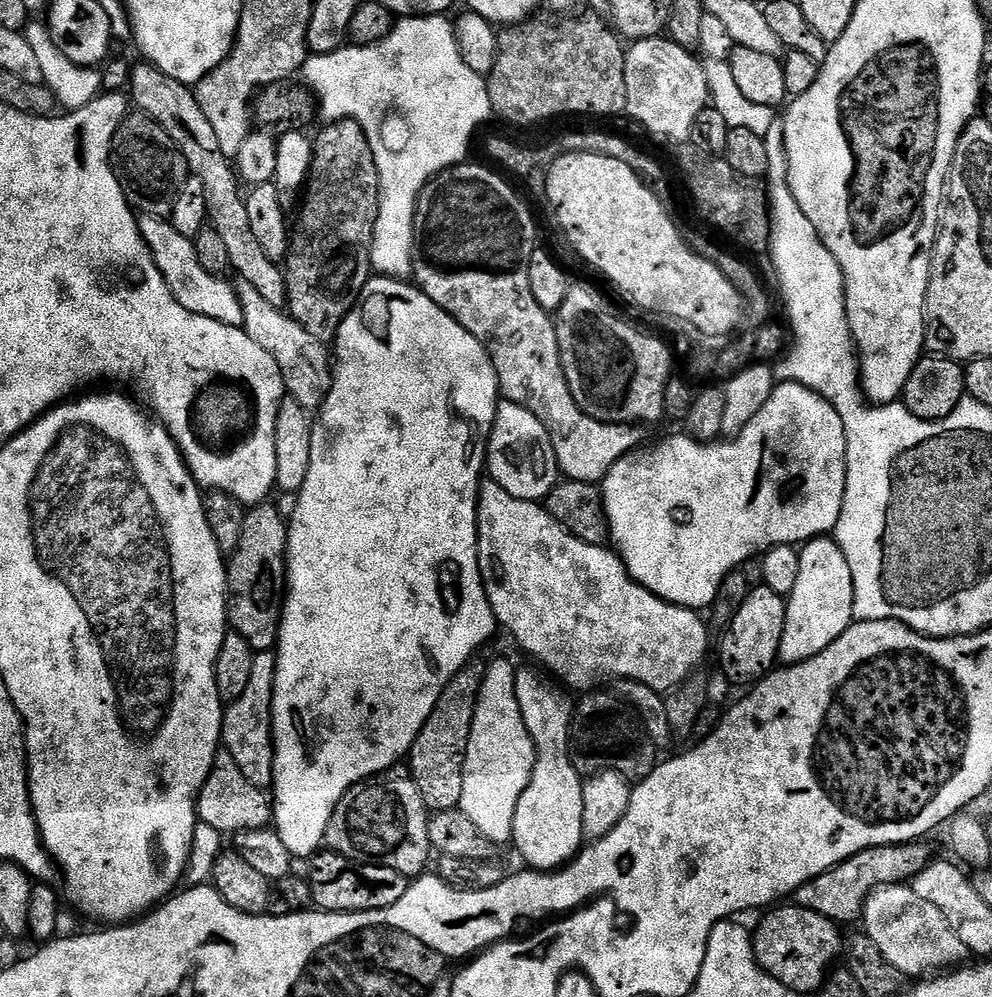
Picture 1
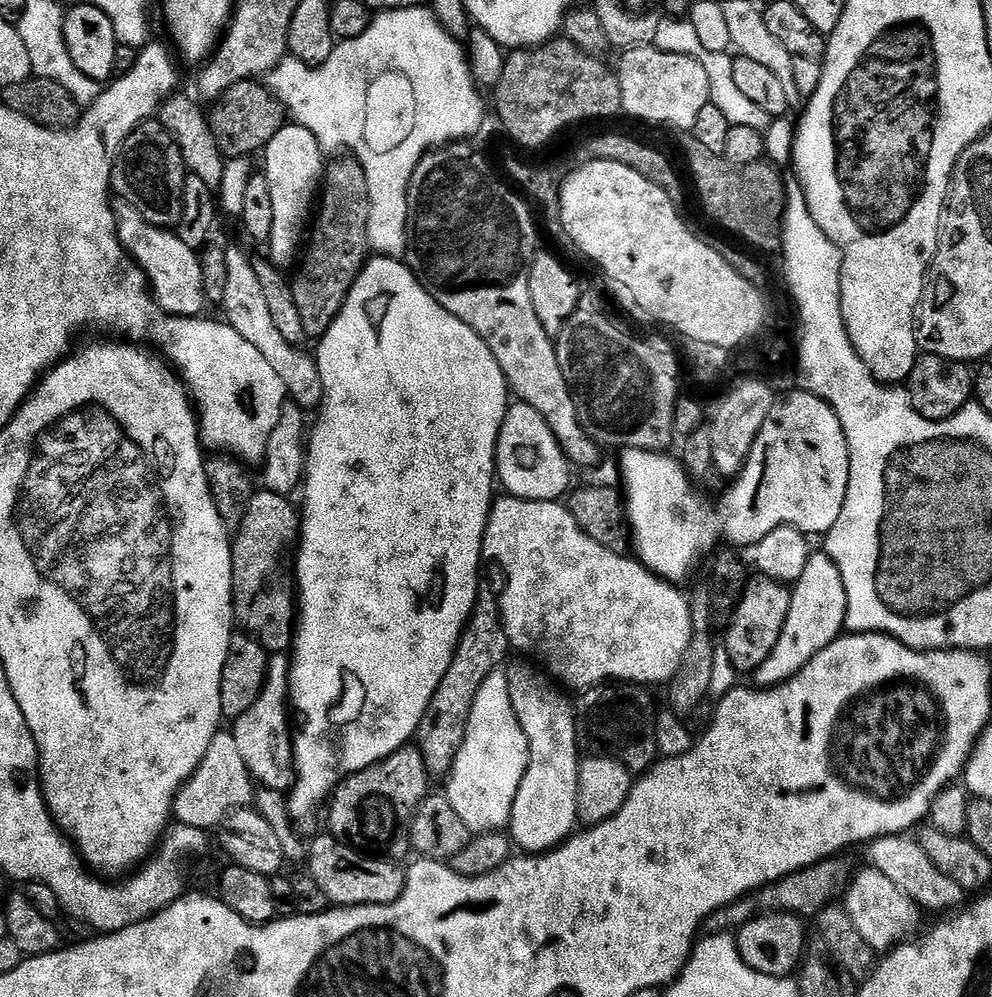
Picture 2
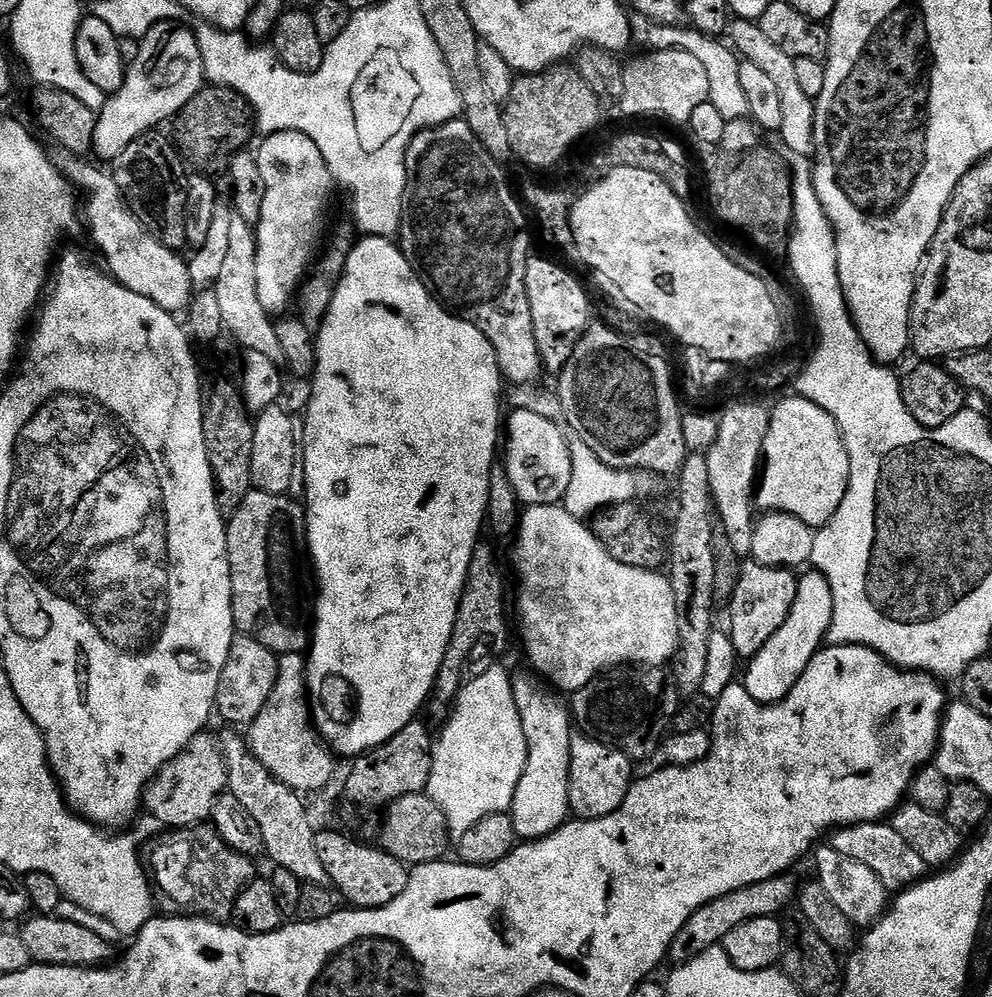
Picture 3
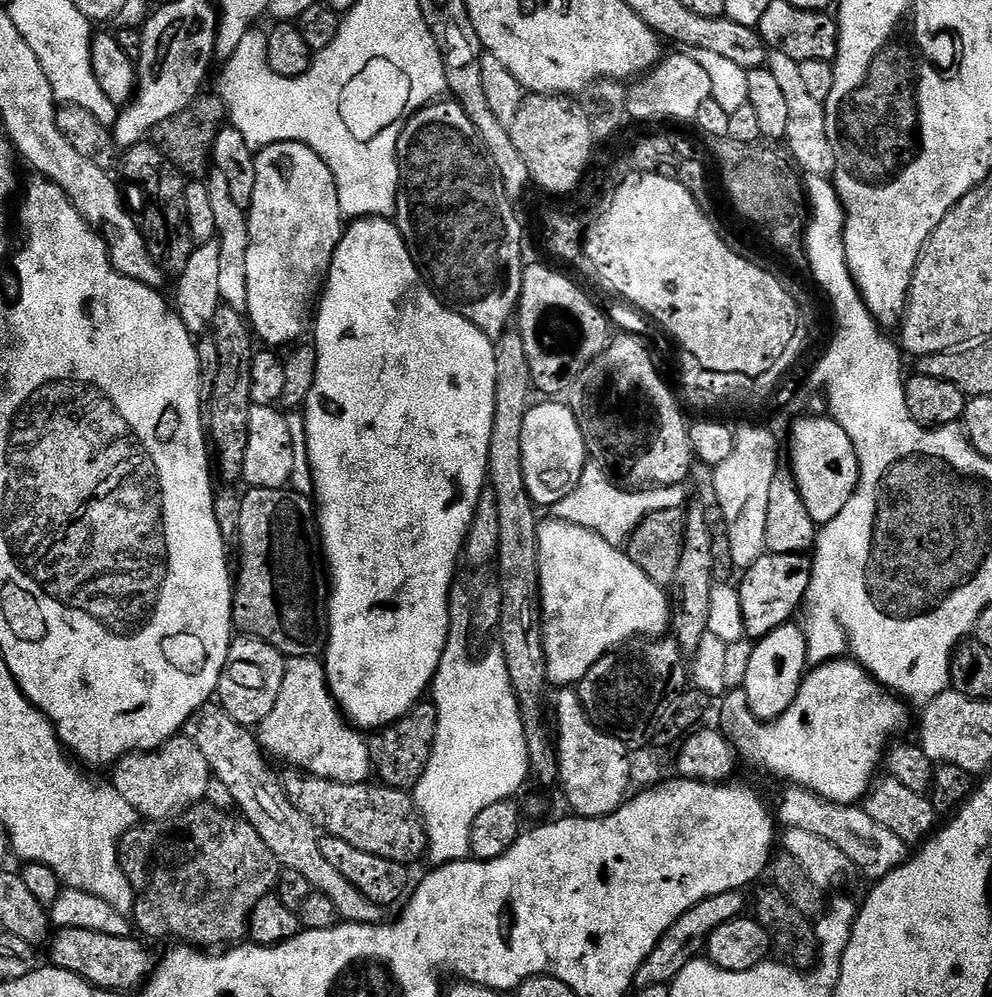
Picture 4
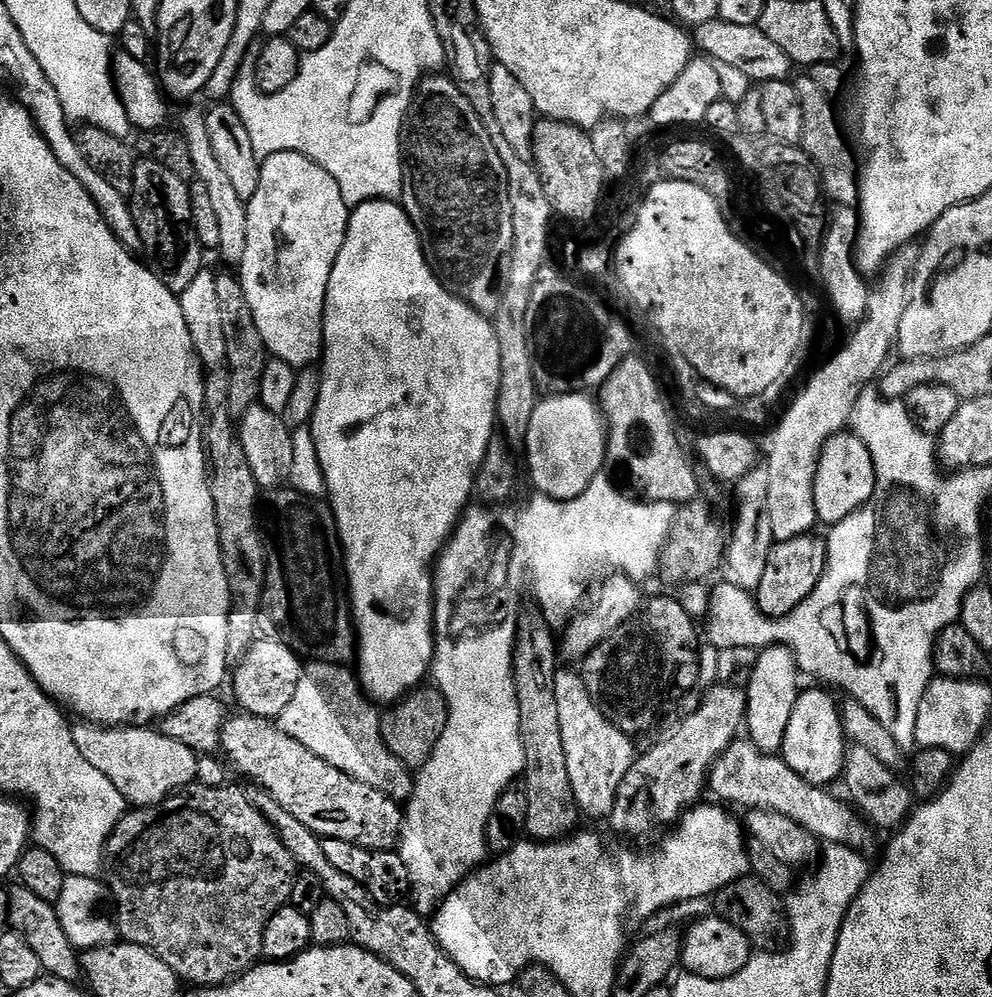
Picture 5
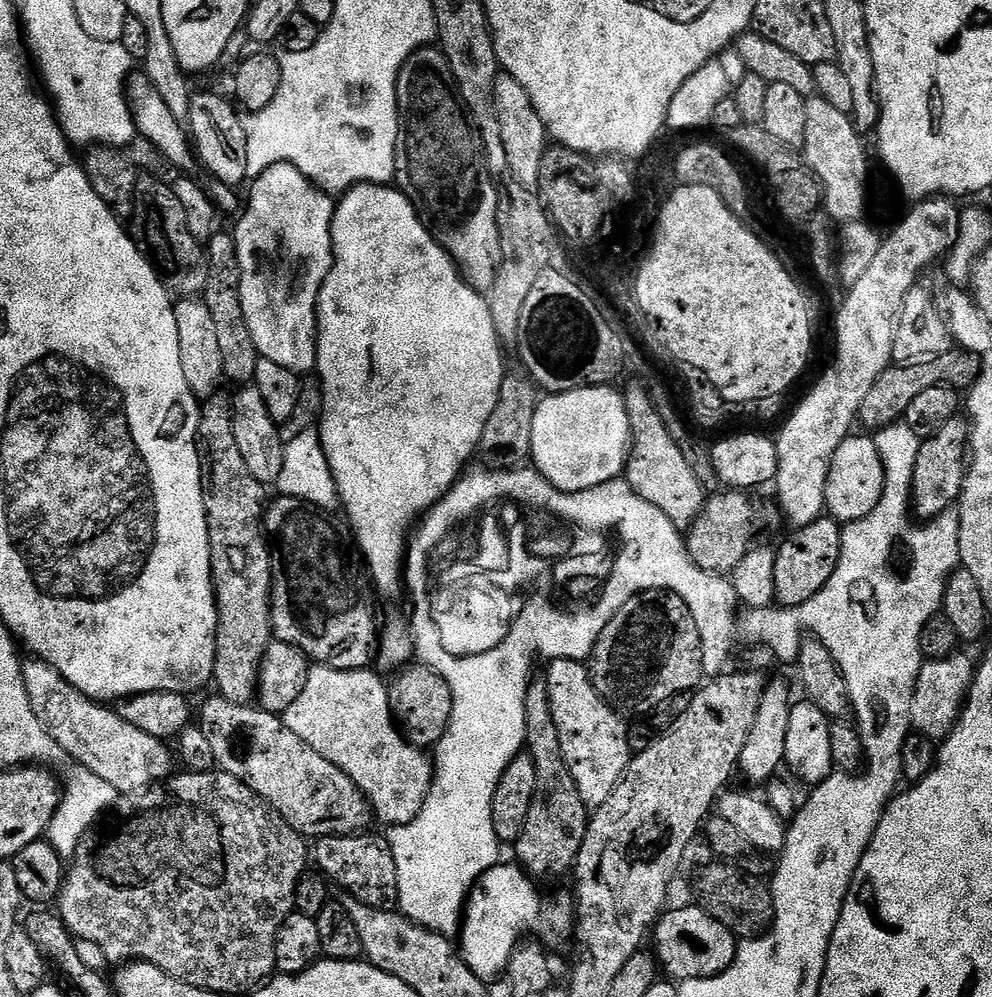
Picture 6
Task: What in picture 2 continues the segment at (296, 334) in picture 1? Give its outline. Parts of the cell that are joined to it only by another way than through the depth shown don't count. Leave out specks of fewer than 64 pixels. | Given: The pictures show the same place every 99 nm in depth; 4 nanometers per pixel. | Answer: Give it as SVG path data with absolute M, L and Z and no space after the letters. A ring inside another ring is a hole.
M229 247L226 251L226 294L222 311L223 319L250 346L255 346L262 353L262 358L274 366L274 371L278 373L278 378L282 378L284 391L289 397L292 396L301 404L299 407L315 409L319 405L321 397L324 396L324 387L318 374L318 366L311 355L308 356L303 351L303 347L286 342L282 334L274 327L274 321L270 319L270 309L266 307L266 298L262 294L262 284L258 282L256 267L253 259L248 258L247 254L240 248Z

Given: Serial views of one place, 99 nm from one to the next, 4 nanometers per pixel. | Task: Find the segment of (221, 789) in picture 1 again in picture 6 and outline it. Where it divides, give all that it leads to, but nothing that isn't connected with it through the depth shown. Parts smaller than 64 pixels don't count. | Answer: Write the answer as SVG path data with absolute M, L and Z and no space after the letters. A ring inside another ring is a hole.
M28 658L23 661L22 667L22 682L26 686L26 694L30 700L30 706L34 710L34 714L38 714L38 722L42 722L44 729L50 734L50 738L54 738L54 742L58 742L58 746L62 746L62 750L67 754L69 761L80 764L86 770L90 770L94 774L98 774L98 778L102 778L105 782L110 782L110 786L114 786L114 790L117 794L139 794L153 786L159 785L161 782L167 781L169 777L173 775L174 769L172 769L172 758L174 762L174 756L168 753L169 745L165 741L158 738L150 738L150 734L142 734L142 730L135 729L134 726L130 726L130 722L126 722L119 716L117 711L110 709L111 707L105 706L103 703L90 699L86 694L79 692L74 686L70 686L70 682L66 682L66 678L62 678L62 674L58 674L58 670L54 670L46 661L38 660L35 658Z

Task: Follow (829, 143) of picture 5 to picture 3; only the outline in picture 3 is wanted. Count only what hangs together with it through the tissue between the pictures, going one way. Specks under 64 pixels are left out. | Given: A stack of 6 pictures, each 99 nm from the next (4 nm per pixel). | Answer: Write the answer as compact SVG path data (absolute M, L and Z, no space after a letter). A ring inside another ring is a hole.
M733 19L730 29L731 47L743 59L754 62L754 66L759 66L764 73L774 81L778 89L780 101L782 101L782 126L778 133L779 139L784 139L784 148L794 154L802 154L811 157L816 151L814 136L814 118L816 117L816 105L813 100L806 98L806 94L801 90L794 70L794 60L790 54L778 50L778 46L767 40L766 34L762 34L759 23L754 20Z

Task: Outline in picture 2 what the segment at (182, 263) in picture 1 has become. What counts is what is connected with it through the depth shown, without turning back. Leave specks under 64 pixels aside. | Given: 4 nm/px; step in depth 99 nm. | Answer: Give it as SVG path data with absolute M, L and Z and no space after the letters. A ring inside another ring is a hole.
M123 202L114 208L116 214L116 235L125 253L144 271L148 287L162 311L170 316L199 317L206 301L202 295L200 282L200 257L197 249L186 246L175 231L167 228L156 228L134 210L134 206Z

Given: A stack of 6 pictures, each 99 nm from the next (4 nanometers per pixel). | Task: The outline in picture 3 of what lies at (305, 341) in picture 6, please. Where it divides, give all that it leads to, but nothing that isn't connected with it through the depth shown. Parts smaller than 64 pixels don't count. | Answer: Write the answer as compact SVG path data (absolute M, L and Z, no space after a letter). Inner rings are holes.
M274 132L261 140L264 141L260 144L260 152L255 153L255 158L258 170L262 170L266 198L262 198L262 218L254 226L258 302L262 302L269 314L284 314L287 313L284 311L288 303L291 300L293 303L304 277L313 267L318 249L325 239L334 181L330 166L326 166L326 158L322 158L322 150L318 150L318 146L314 146L306 134Z

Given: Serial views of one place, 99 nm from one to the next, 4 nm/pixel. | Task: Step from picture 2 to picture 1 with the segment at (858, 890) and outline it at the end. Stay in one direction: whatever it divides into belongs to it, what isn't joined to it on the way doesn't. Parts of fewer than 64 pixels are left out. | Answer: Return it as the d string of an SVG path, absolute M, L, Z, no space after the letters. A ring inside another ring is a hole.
M907 883L887 884L871 892L864 904L862 928L870 942L878 946L882 958L886 958L886 962L890 962L890 966L898 969L905 978L924 978L955 969L970 956L962 938L950 930L950 922L946 922L946 918L942 918L926 898L918 898Z

